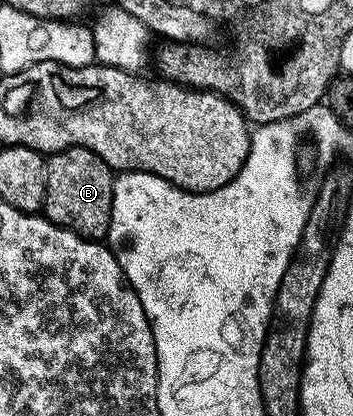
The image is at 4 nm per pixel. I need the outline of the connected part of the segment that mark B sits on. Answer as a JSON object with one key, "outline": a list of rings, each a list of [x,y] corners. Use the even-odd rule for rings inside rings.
{"outline":[[[63,150],[47,158],[47,195],[42,213],[47,221],[89,242],[102,243],[111,233],[116,171],[88,150]]]}

